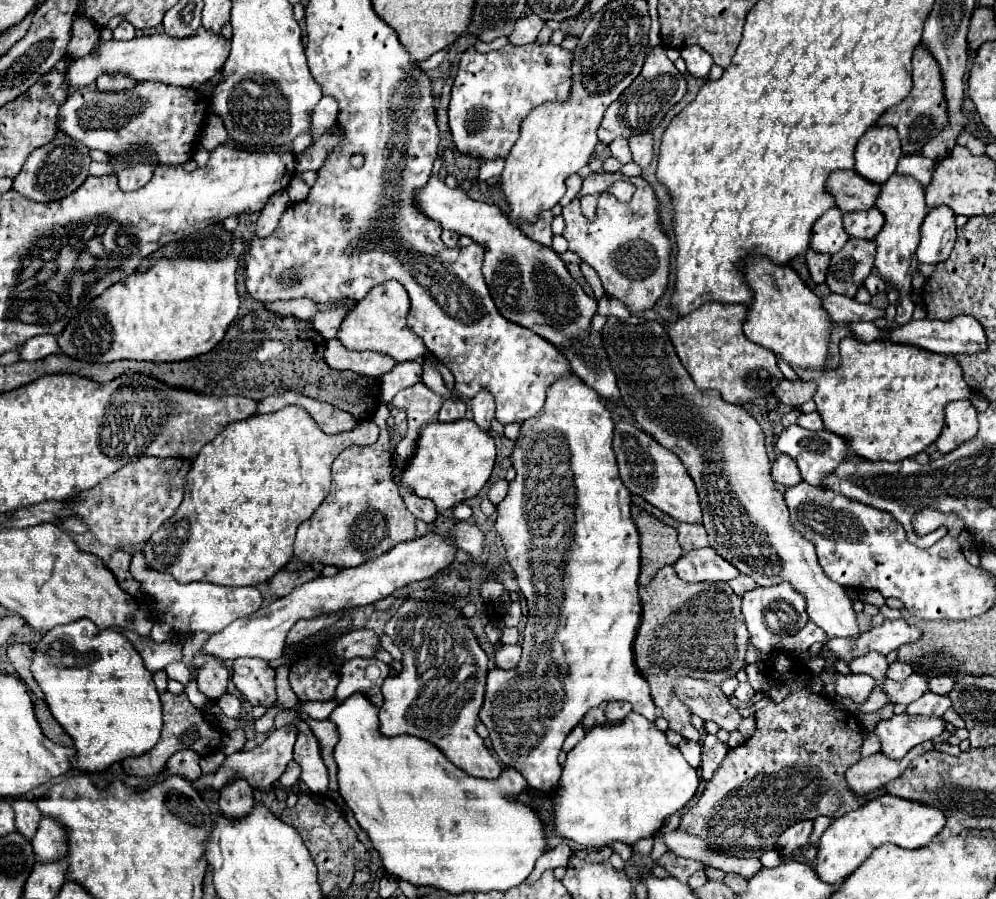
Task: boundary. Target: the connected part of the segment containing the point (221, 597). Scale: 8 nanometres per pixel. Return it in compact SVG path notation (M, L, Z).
M136 552L132 556L130 574L134 580L140 582L140 590L152 598L156 620L158 620L158 616L166 618L176 636L190 636L198 630L208 632L208 634L218 634L228 624L232 624L236 618L248 616L248 614L256 612L256 608L262 606L262 594L258 592L258 588L252 588L252 586L228 588L228 586L218 586L212 582L180 584L174 580L174 576L148 568L146 556L142 552Z

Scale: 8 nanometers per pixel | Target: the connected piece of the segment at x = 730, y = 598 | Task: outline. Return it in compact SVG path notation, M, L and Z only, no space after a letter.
M664 566L662 572L654 576L652 584L640 586L640 600L642 600L642 622L634 640L636 666L650 684L652 700L660 708L660 714L668 720L670 730L678 732L684 740L698 742L700 732L690 722L692 712L686 704L678 700L674 686L682 678L696 678L720 686L724 680L736 678L736 674L746 666L746 648L750 642L750 634L742 620L740 598L732 592L728 584L688 584L676 576L672 566Z

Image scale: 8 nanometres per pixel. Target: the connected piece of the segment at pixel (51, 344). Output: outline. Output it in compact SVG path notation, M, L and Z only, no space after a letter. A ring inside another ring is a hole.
M38 336L38 338L26 340L22 344L22 348L18 350L22 360L40 360L54 352L58 352L58 344L56 344L54 336Z

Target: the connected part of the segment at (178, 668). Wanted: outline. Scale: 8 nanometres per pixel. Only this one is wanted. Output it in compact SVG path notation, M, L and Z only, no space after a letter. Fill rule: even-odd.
M172 662L172 664L168 664L166 674L168 674L168 678L178 680L178 682L182 682L182 684L186 684L186 682L190 680L190 674L188 674L188 670L186 670L186 666L184 666L182 662Z

